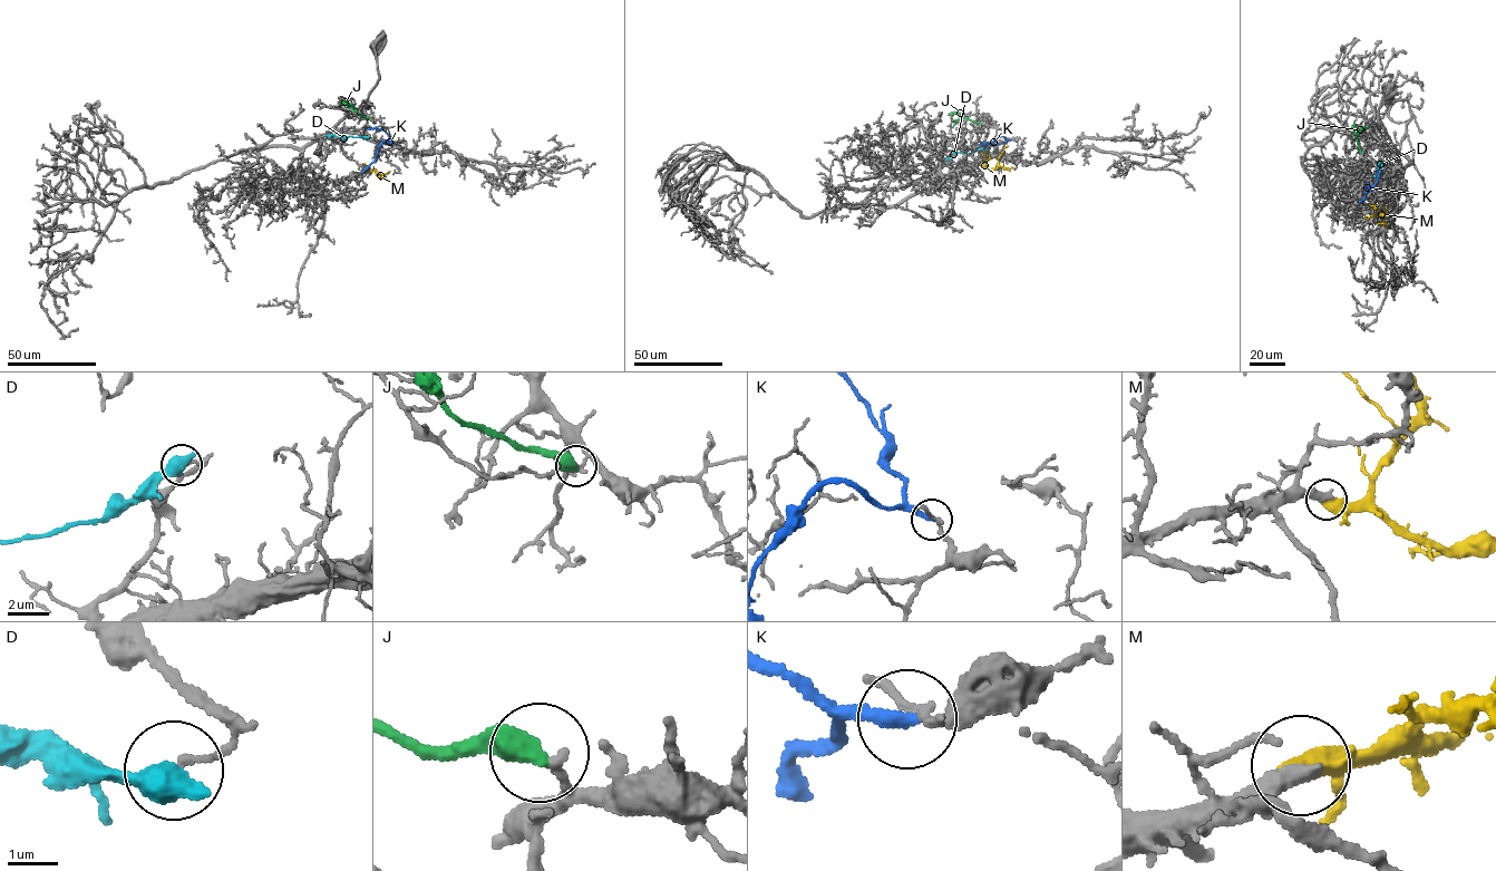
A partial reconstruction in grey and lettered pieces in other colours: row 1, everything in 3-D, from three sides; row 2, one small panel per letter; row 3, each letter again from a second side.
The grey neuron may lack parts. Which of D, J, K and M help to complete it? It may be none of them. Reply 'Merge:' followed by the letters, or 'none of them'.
Merge: M

